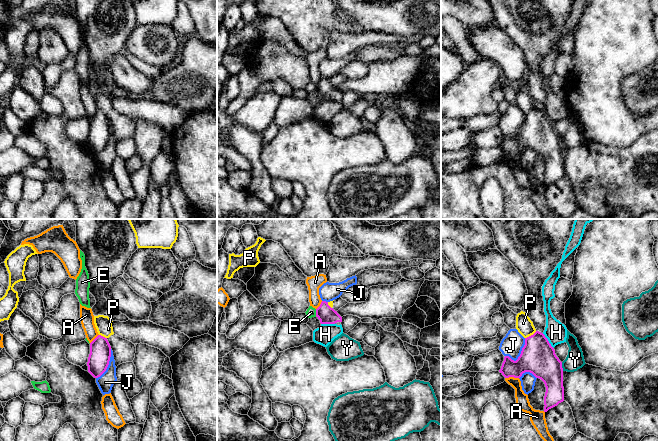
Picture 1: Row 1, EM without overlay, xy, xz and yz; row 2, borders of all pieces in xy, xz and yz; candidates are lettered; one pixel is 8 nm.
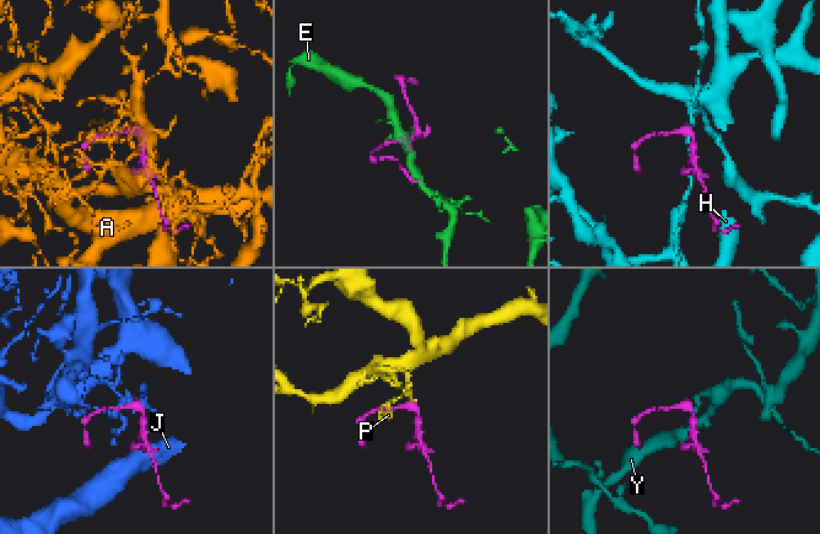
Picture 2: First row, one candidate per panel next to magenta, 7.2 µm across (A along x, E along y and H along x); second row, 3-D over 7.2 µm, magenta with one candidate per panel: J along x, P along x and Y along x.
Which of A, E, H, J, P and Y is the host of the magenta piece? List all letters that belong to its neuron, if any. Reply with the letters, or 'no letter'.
no letter

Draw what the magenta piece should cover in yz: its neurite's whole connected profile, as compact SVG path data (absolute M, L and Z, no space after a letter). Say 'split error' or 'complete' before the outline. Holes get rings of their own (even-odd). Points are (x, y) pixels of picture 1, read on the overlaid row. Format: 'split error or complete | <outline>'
split error | M482 219L492 230L497 249L514 265L522 274L528 290L528 297L524 304L524 312L533 322L536 332L525 338L525 345L516 361L509 356L504 357L499 372L505 377L520 378L523 373L530 372L536 378L541 379L546 387L544 396L544 412L557 406L564 401L563 368L562 362L555 354L554 348L543 334L546 327L546 315L544 312L544 301L542 296L542 286L550 276L557 264L561 261L565 246L570 238L575 219Z

